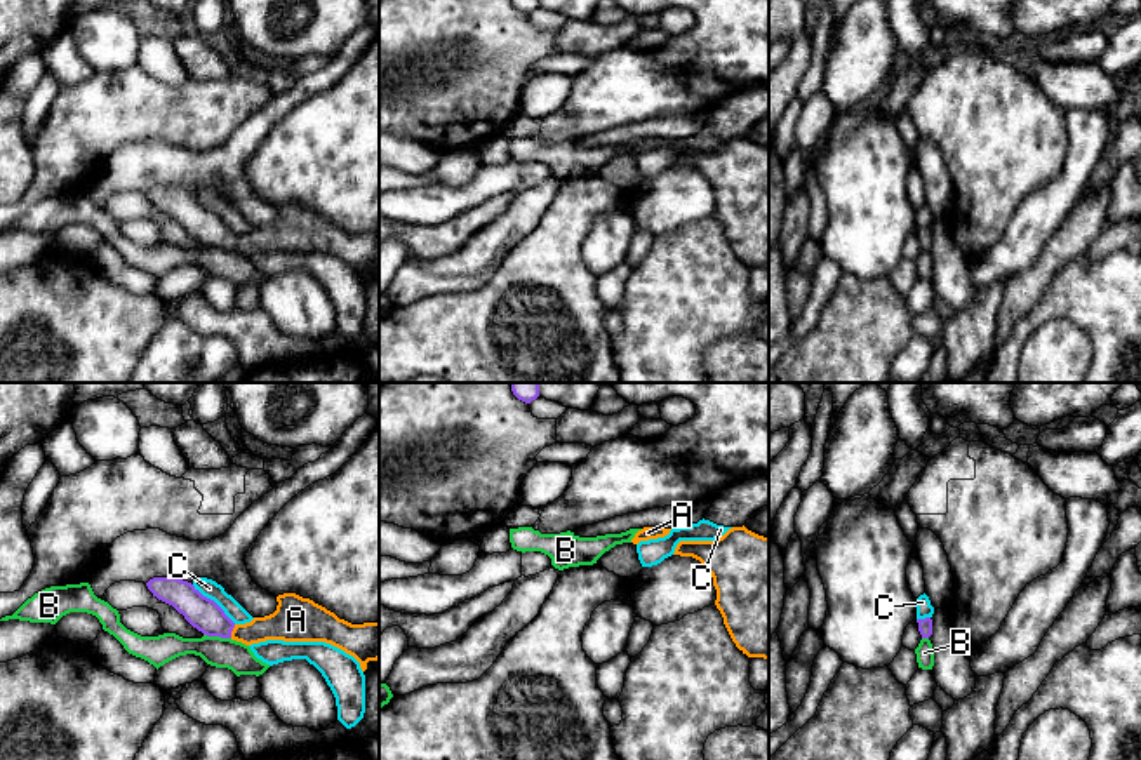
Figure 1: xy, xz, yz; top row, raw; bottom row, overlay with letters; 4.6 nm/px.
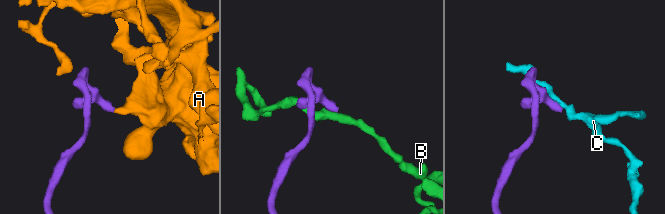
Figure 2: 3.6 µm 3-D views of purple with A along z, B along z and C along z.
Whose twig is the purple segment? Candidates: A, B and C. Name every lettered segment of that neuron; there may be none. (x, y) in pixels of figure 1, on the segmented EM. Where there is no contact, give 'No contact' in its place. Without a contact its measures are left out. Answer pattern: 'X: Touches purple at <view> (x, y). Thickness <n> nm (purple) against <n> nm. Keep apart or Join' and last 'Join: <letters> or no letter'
A: Touches purple at xy (232, 630). Thickness 150 nm (purple) against 150 nm. Join
B: Touches purple at xy (218, 635). Thickness 150 nm (purple) against 140 nm. Keep apart
C: Touches purple at xy (214, 602). Thickness 150 nm (purple) against 90 nm. Keep apart
Join: A

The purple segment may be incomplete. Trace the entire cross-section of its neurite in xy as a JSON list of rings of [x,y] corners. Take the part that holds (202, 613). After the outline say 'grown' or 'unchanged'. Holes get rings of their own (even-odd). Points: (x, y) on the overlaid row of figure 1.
[[[153,577],[146,586],[153,597],[172,605],[207,637],[231,638],[245,645],[266,640],[325,642],[353,656],[362,671],[367,670],[369,661],[379,659],[379,623],[351,624],[296,593],[278,595],[273,614],[235,624],[214,600],[188,581]]]; grown

